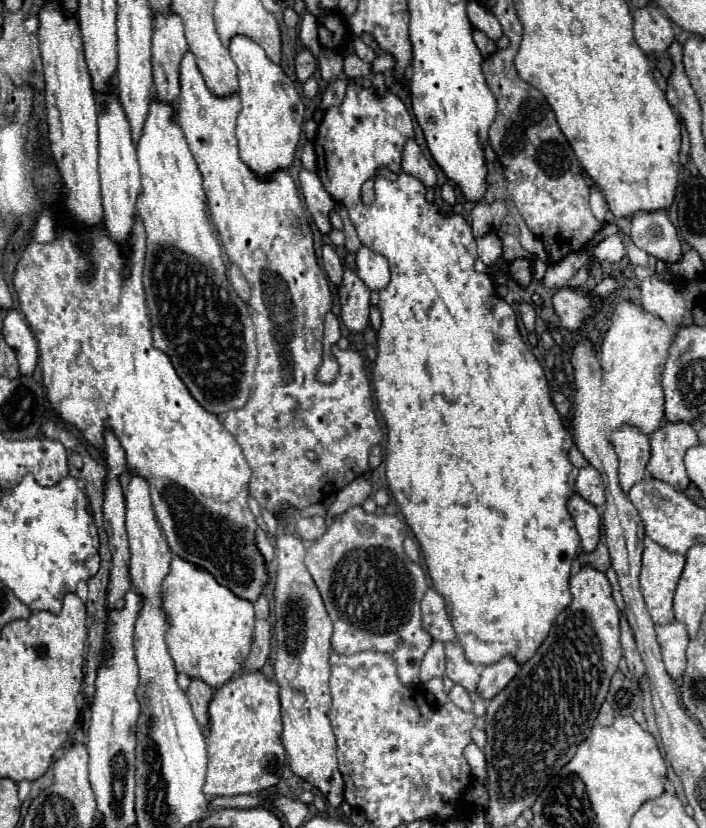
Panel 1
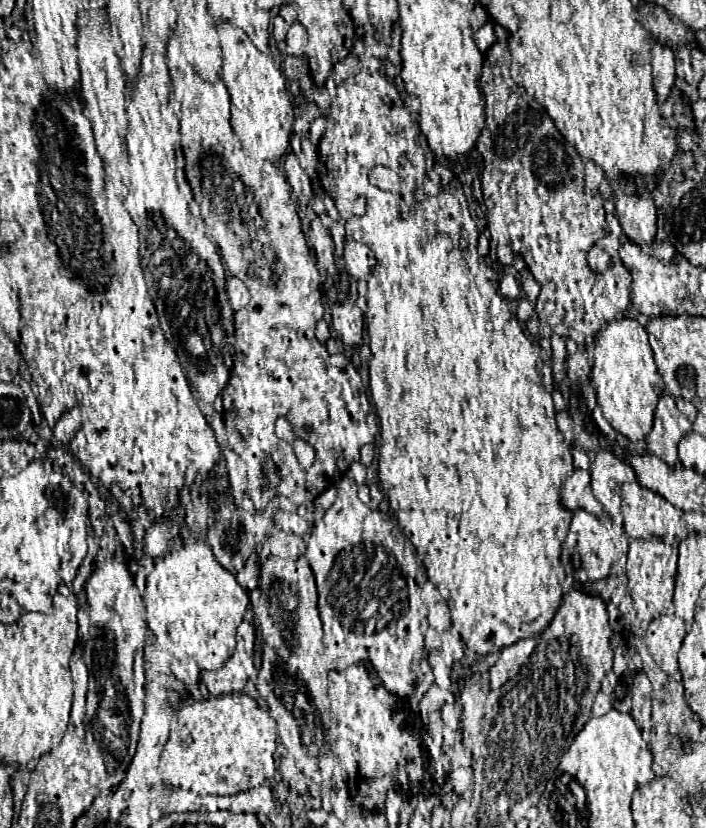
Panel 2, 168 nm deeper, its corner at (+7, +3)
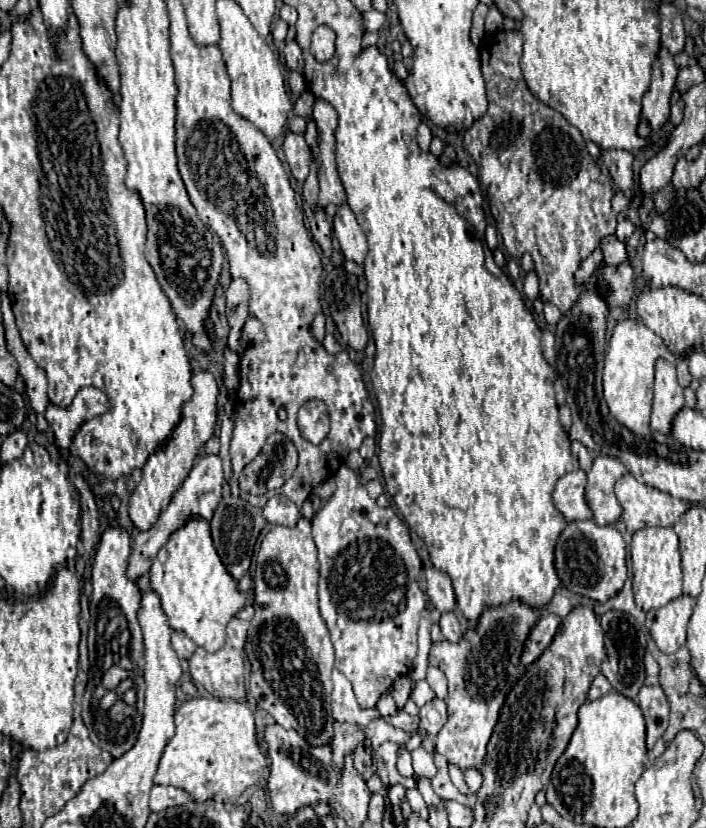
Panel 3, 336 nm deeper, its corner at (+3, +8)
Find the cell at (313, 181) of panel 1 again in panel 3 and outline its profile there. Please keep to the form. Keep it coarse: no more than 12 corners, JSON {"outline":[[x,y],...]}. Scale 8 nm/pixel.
{"outline":[[287,132],[283,152],[295,180],[309,174],[311,148]]}

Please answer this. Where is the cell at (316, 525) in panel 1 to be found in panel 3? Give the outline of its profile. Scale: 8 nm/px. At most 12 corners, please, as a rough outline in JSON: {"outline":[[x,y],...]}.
{"outline":[[283,494],[263,506],[269,524],[293,528],[299,508]]}

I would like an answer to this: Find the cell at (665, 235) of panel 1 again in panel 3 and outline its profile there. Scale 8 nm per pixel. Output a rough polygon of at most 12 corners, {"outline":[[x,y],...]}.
{"outline":[[601,150],[615,186],[633,198],[633,154]]}

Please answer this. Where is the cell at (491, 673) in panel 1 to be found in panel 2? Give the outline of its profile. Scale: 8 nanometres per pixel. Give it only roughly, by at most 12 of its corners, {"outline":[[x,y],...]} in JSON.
{"outline":[[535,639],[503,647],[487,671],[493,687],[501,687],[531,655]]}

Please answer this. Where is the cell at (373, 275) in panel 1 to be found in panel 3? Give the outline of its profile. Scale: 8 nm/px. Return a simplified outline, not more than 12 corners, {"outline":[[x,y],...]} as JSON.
{"outline":[[347,204],[337,208],[333,234],[345,258],[363,266],[367,238]]}

